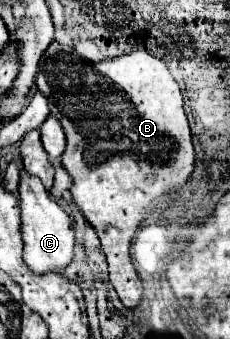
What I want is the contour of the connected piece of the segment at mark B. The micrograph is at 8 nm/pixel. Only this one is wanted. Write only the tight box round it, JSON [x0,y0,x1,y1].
[36,42,194,308]

